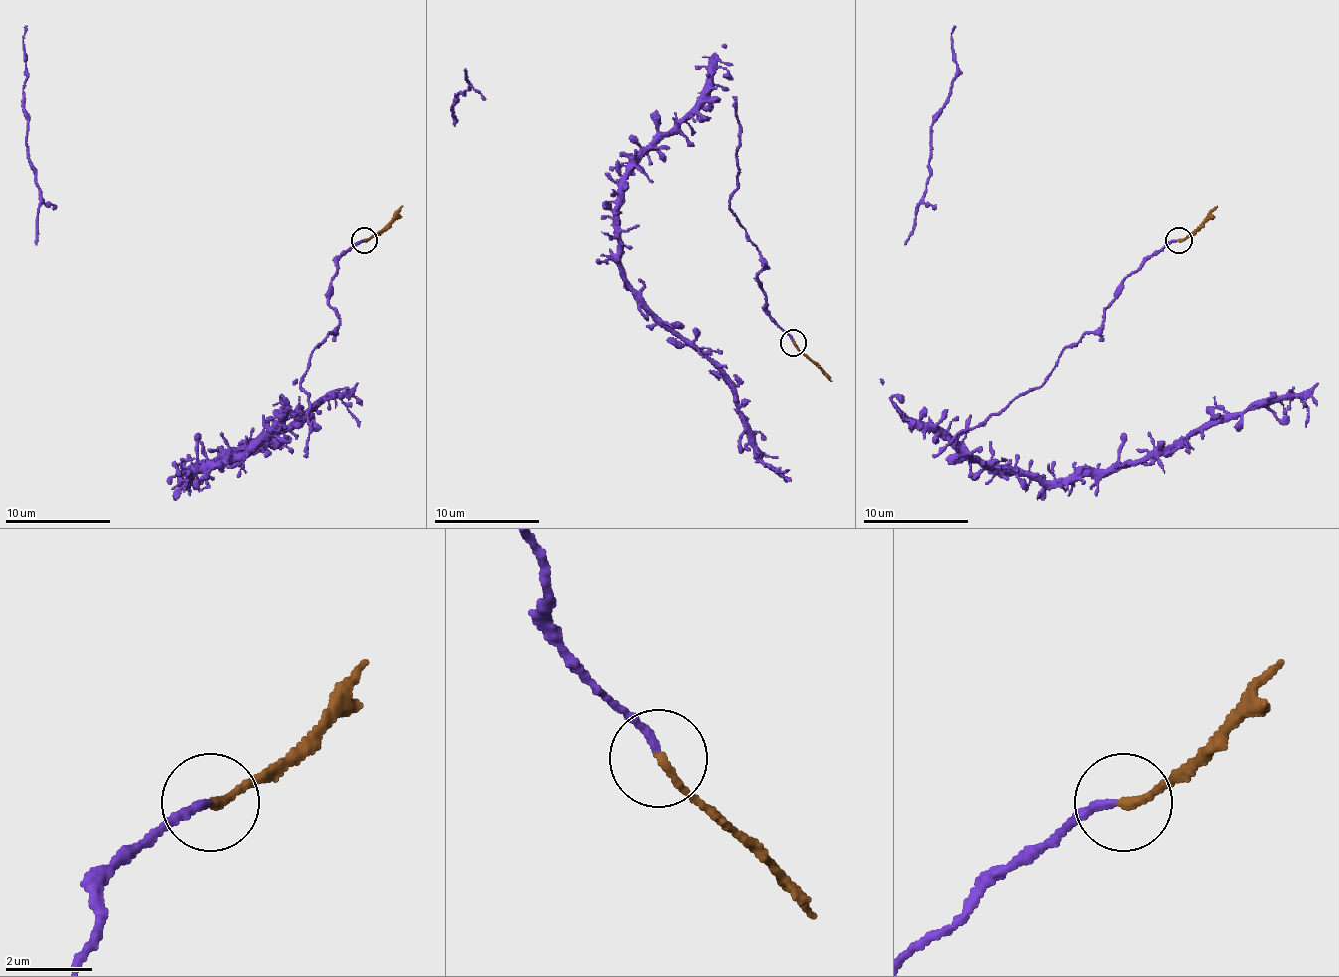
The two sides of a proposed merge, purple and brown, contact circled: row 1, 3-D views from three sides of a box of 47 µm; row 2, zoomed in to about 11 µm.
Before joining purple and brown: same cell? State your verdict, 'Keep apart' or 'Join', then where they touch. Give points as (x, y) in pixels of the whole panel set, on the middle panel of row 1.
Keep apart. Place: (793, 343)

